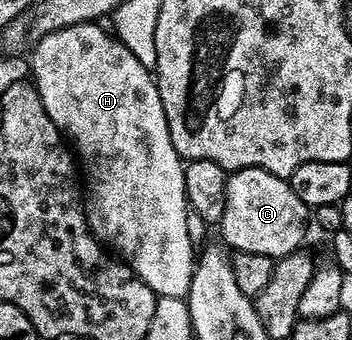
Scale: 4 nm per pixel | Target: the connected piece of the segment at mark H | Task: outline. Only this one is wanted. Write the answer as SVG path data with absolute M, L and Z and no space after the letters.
M82 22L73 24L69 28L61 28L57 32L46 34L44 38L38 39L34 43L35 51L29 54L30 77L41 96L41 104L45 104L45 112L49 116L49 120L53 120L59 133L69 139L74 153L80 159L83 157L87 161L84 166L82 163L81 170L85 175L85 198L89 203L87 224L91 227L92 234L99 239L104 247L110 248L122 261L126 262L137 277L145 280L145 284L149 284L151 291L158 297L186 299L193 280L197 250L191 245L186 227L188 204L185 192L185 172L183 171L185 162L180 158L177 148L173 148L173 140L169 136L169 124L165 120L165 108L161 108L161 96L158 86L155 85L152 71L143 66L141 60L137 60L137 56L133 56L133 52L129 52L129 48L125 48L125 44L119 41L110 29L102 30L101 27L102 25L93 22Z

